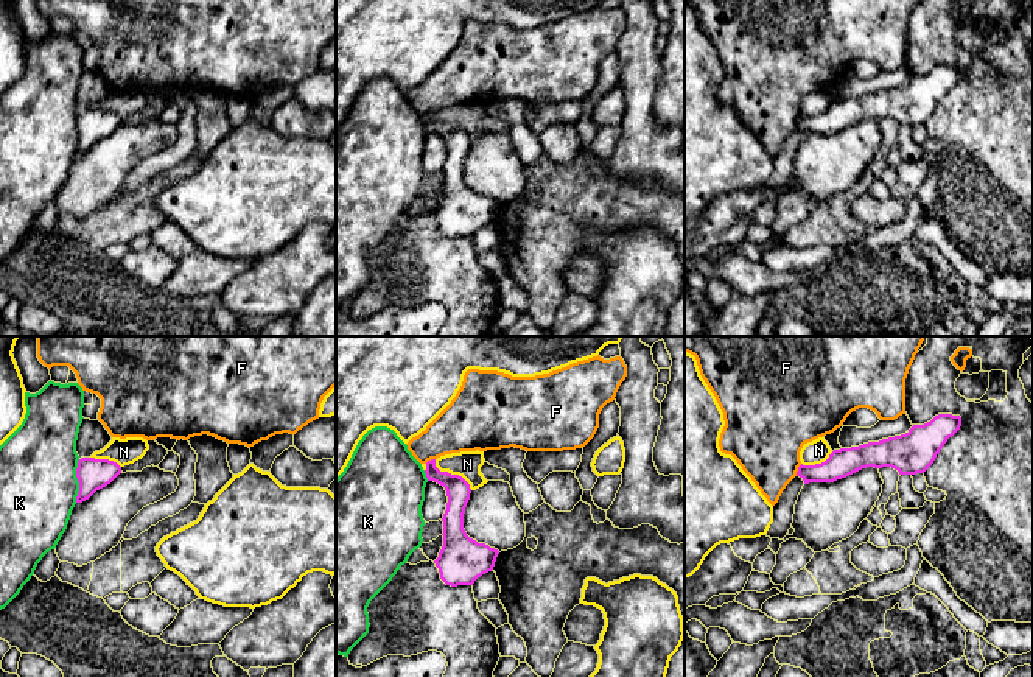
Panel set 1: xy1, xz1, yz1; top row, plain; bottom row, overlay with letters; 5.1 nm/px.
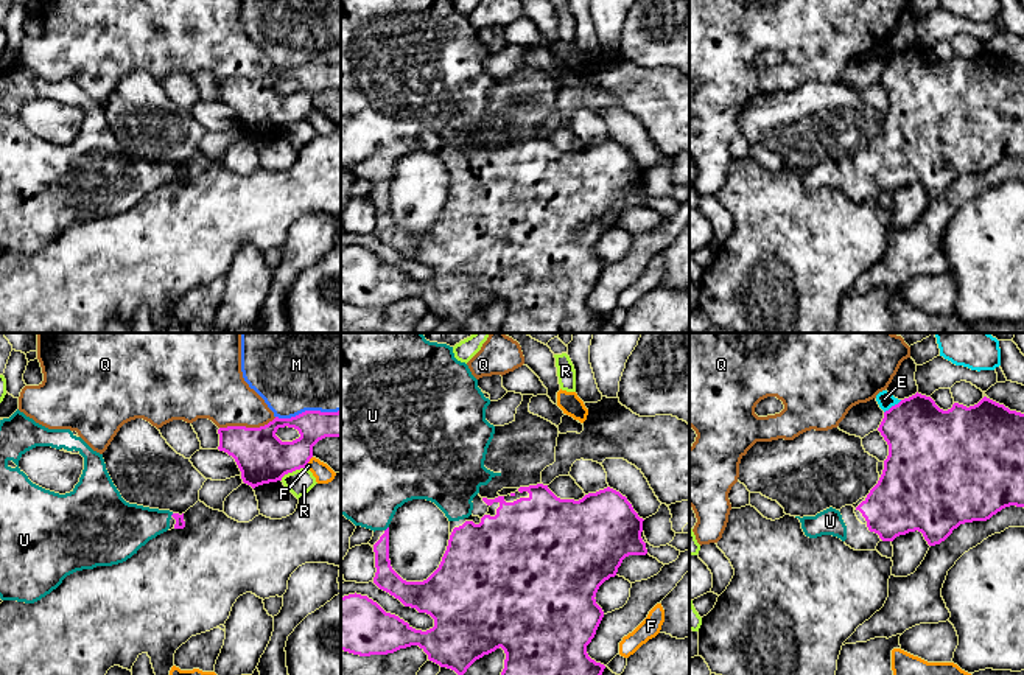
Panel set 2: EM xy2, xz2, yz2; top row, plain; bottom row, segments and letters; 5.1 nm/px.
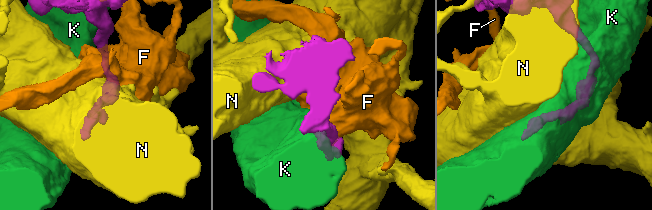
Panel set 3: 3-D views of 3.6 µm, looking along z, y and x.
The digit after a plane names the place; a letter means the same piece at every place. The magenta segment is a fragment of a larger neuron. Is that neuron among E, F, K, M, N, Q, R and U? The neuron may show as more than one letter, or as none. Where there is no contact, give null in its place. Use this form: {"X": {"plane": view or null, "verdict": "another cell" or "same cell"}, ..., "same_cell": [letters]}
{"E": {"plane": "yz2", "verdict": "another cell"}, "F": {"plane": "yz1", "verdict": "another cell"}, "K": {"plane": "xy1", "verdict": "another cell"}, "M": {"plane": "xy2", "verdict": "another cell"}, "N": {"plane": "xz1", "verdict": "another cell"}, "Q": {"plane": "xy2", "verdict": "another cell"}, "R": {"plane": "xy2", "verdict": "another cell"}, "U": {"plane": "xz2", "verdict": "same cell"}, "same_cell": ["U"]}

